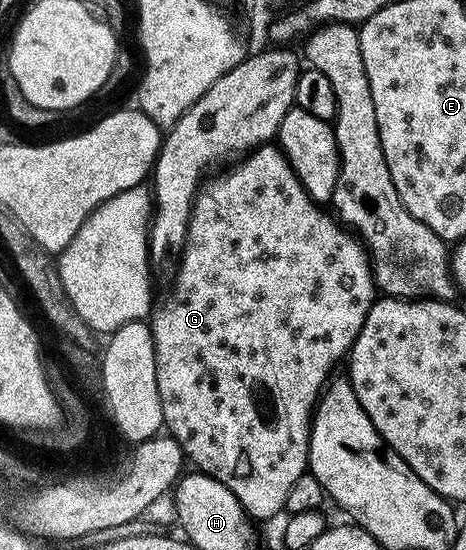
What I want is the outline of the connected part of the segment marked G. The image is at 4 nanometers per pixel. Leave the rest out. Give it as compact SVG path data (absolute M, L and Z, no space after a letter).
M279 146L257 147L241 163L244 164L234 168L229 175L220 175L217 179L209 178L201 186L192 207L188 237L179 256L180 268L176 271L172 296L161 307L159 304L153 310L150 326L156 342L158 393L162 397L167 434L180 443L185 456L191 462L193 459L203 474L226 485L226 489L230 489L230 493L238 497L238 501L253 520L272 519L279 511L281 513L285 510L291 487L309 470L308 450L316 408L333 378L332 370L351 356L362 333L362 325L366 325L366 317L370 317L370 309L378 301L378 288L376 277L372 273L372 261L363 242L331 214L328 216L324 212L325 208L308 196L300 176Z

